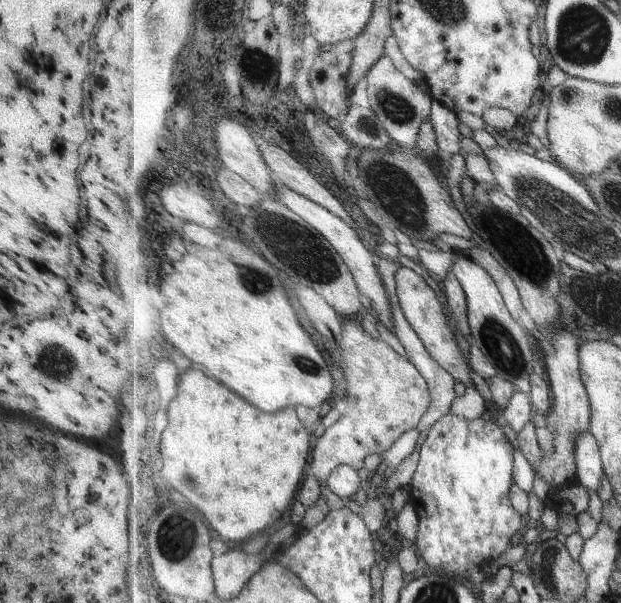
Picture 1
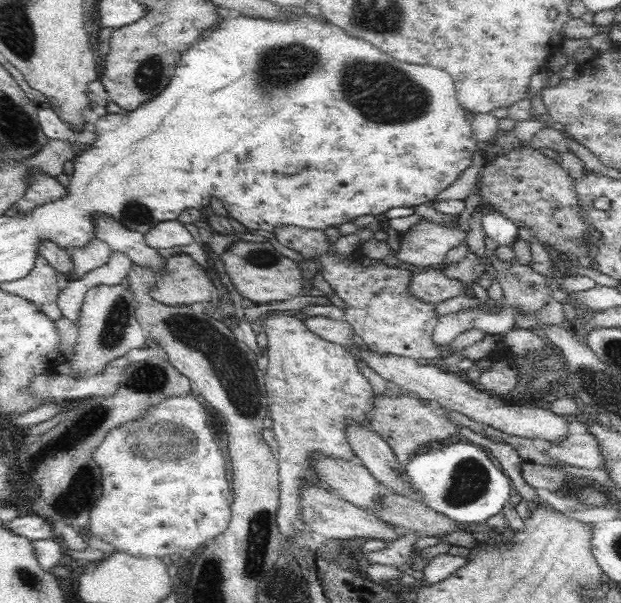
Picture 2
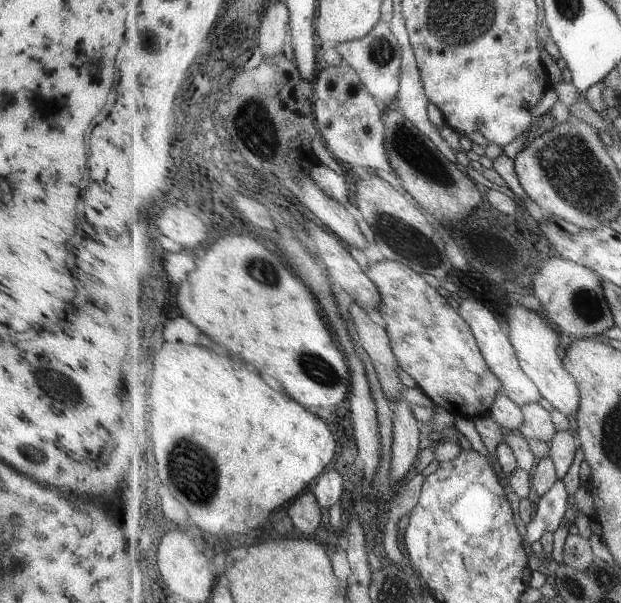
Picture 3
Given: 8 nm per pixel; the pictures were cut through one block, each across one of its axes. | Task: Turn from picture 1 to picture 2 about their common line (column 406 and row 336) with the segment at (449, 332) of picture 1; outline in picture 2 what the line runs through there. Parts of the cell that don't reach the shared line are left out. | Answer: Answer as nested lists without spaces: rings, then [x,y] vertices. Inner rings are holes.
[[[271,313],[263,317],[261,323],[261,329],[266,332],[266,336],[268,336],[268,345],[267,345],[267,353],[268,353],[268,370],[264,373],[264,385],[266,386],[266,401],[268,402],[268,414],[269,417],[272,418],[272,432],[274,432],[274,438],[276,438],[276,446],[278,446],[278,454],[275,455],[275,459],[278,463],[278,478],[279,478],[279,505],[277,506],[277,524],[279,527],[280,534],[283,538],[290,538],[292,535],[295,535],[296,532],[299,532],[296,529],[296,525],[299,525],[302,521],[300,521],[300,515],[298,512],[298,497],[297,497],[297,486],[302,481],[310,481],[316,484],[320,484],[315,480],[316,476],[313,476],[313,472],[309,470],[307,466],[307,462],[309,461],[309,454],[312,451],[320,451],[324,452],[330,457],[341,458],[352,460],[356,462],[355,454],[350,451],[350,447],[348,447],[348,443],[346,443],[345,432],[343,432],[343,426],[352,419],[353,421],[365,422],[365,413],[372,408],[372,398],[374,398],[374,390],[372,385],[364,378],[364,376],[360,373],[357,368],[357,362],[354,360],[345,350],[344,347],[341,347],[337,344],[332,344],[330,342],[326,342],[313,334],[310,334],[304,327],[303,322],[298,322],[292,315],[286,315],[285,313]]]

